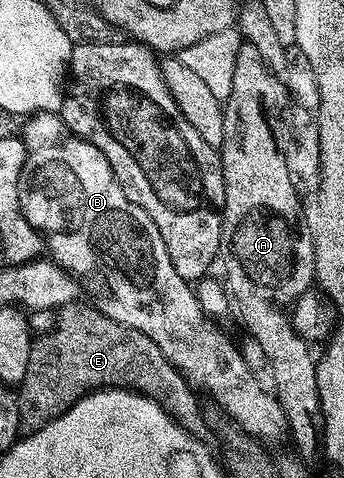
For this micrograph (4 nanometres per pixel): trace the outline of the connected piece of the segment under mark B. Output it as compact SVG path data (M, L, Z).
M36 112L26 121L29 122L23 132L25 162L17 177L19 207L30 224L47 238L47 249L53 252L50 253L52 260L77 278L78 286L93 296L90 297L91 304L100 313L150 337L194 390L205 392L209 396L206 398L219 406L243 432L258 439L283 433L287 426L276 396L268 388L261 389L261 381L245 362L244 355L201 306L194 286L184 281L175 267L171 267L171 255L167 255L159 227L155 227L151 215L147 215L143 207L127 199L103 151L75 136L57 113Z

